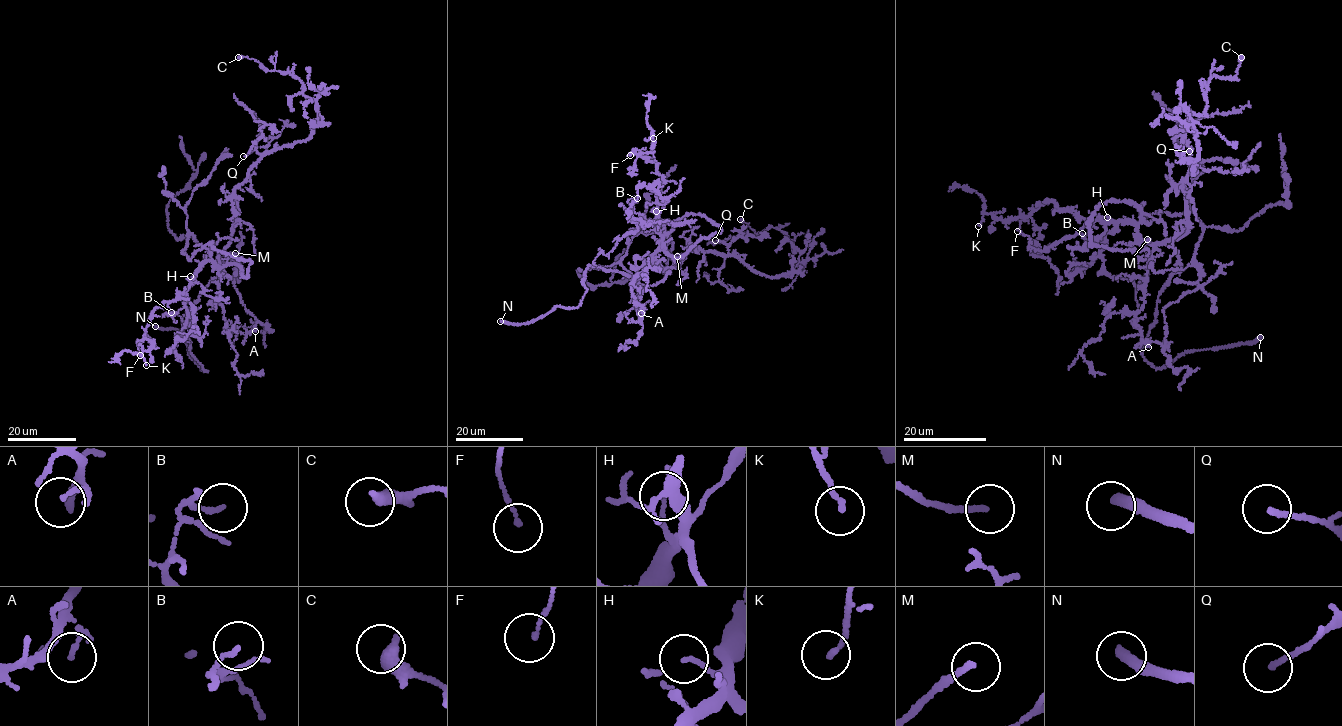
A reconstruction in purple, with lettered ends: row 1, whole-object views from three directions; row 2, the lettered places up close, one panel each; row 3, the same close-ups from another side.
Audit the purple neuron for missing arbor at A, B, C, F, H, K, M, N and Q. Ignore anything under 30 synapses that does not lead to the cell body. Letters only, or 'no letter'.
M, N

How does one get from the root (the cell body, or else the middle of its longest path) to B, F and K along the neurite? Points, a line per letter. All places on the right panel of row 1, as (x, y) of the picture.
B: (1167, 241), (1146, 242), (1135, 226), (1122, 221), (1117, 229), (1105, 234), (1105, 239), (1095, 244), (1082, 233)
F: (1167, 241), (1147, 242), (1132, 224), (1088, 221), (1049, 201), (1019, 219), (1017, 231)
K: (1167, 241), (1147, 242), (1132, 224), (1088, 221), (1049, 201), (1027, 216), (1007, 221), (985, 214), (978, 226)

